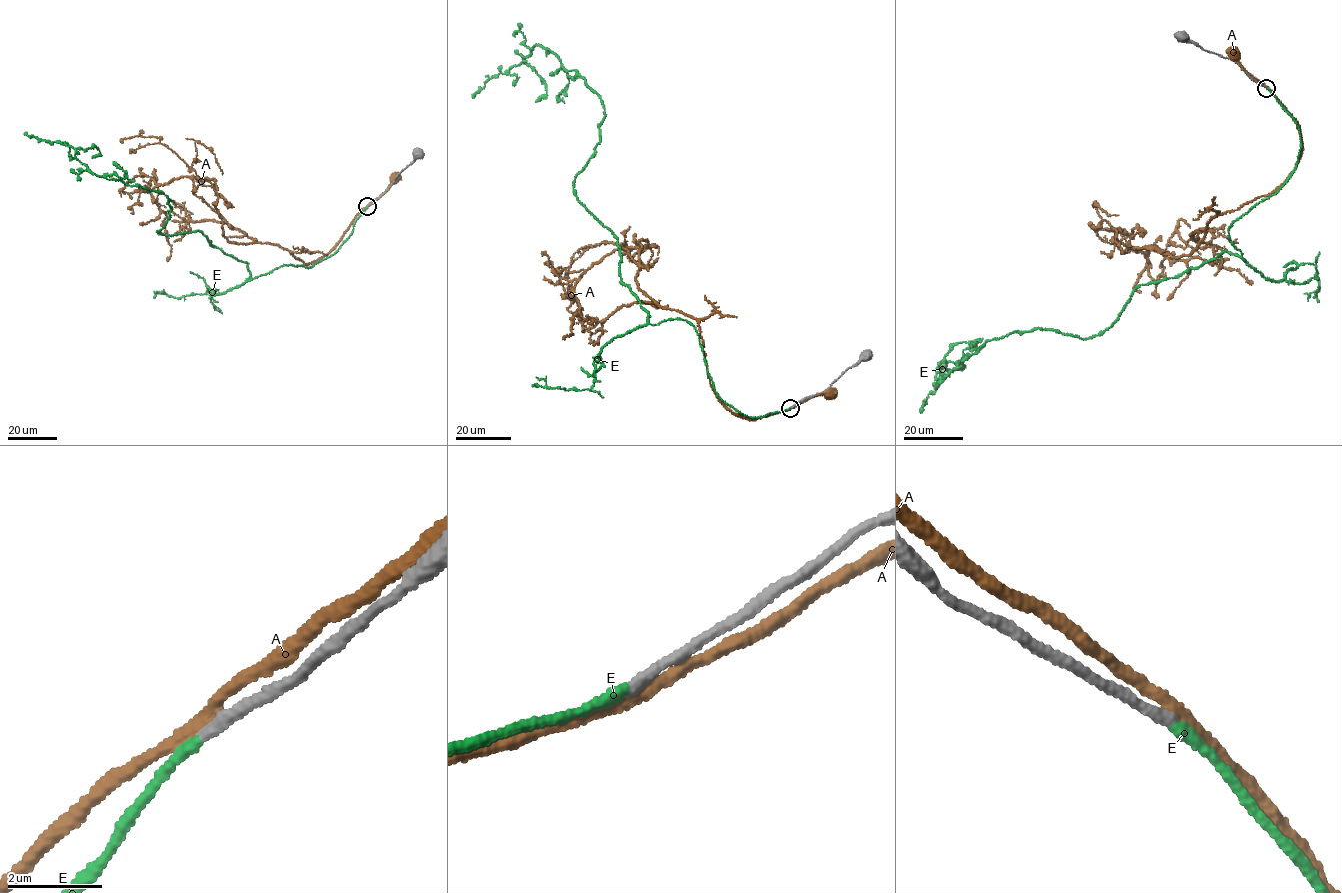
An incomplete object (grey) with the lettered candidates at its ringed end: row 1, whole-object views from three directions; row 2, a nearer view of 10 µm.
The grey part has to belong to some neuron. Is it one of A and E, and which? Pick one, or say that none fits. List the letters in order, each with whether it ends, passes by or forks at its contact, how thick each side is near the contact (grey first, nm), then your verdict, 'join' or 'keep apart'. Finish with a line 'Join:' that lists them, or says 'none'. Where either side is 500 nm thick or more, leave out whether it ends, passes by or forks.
A: it passes by; 240 nm thick on the grey side, 280 nm on the other; keep apart
E: it ends there; 240 nm thick on the grey side, 240 nm on the other; join
Join: E

